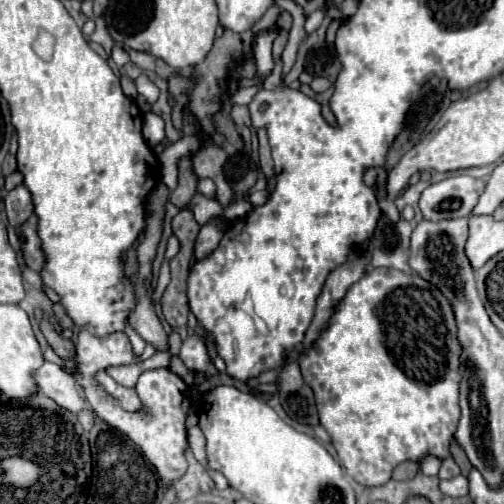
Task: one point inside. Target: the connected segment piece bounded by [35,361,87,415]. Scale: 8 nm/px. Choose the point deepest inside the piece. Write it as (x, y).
(60, 385)

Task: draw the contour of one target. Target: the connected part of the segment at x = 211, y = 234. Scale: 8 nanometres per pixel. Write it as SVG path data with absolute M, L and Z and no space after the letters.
M207 223L201 227L197 241L195 241L195 259L205 259L207 255L211 255L211 251L215 251L215 247L219 245L219 239L223 237L223 233L219 231L217 223Z

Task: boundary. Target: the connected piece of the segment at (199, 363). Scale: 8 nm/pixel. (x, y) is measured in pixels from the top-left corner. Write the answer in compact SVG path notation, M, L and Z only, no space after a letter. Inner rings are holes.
M189 335L183 345L181 345L181 353L179 357L183 359L183 363L195 371L195 373L203 373L205 377L215 377L219 371L215 369L209 353L207 353L207 345L199 335Z

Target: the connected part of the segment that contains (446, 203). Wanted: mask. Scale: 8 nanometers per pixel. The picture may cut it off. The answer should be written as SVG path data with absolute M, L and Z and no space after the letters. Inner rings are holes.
M455 175L439 183L431 183L419 199L425 219L457 219L467 217L485 191L485 181L469 175Z

